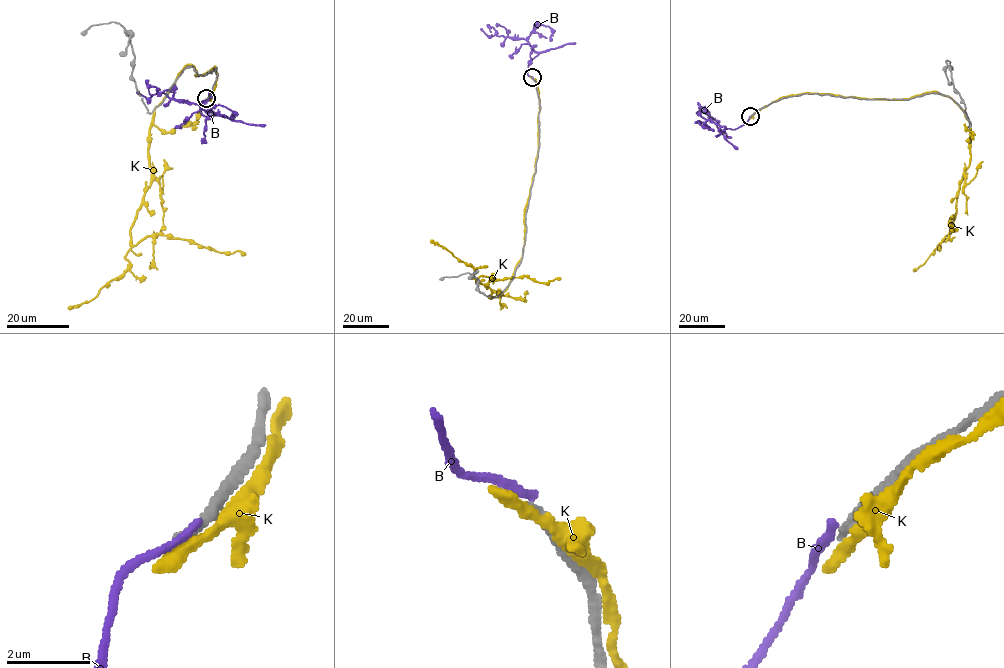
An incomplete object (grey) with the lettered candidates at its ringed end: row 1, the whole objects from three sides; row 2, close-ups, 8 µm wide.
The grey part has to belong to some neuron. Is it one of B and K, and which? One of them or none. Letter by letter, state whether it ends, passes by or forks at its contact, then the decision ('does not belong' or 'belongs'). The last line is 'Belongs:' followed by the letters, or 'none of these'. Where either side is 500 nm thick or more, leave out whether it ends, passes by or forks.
B: it ends there; does not belong
K: it forks there; does not belong
Belongs: none of these

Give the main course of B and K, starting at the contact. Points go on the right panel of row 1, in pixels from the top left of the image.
B: (751, 116), (739, 127), (727, 128), (712, 120), (708, 112), (709, 116), (701, 111)
K: (753, 115), (805, 93), (949, 97), (964, 112), (971, 138), (969, 166), (949, 220), (953, 216), (952, 231)

